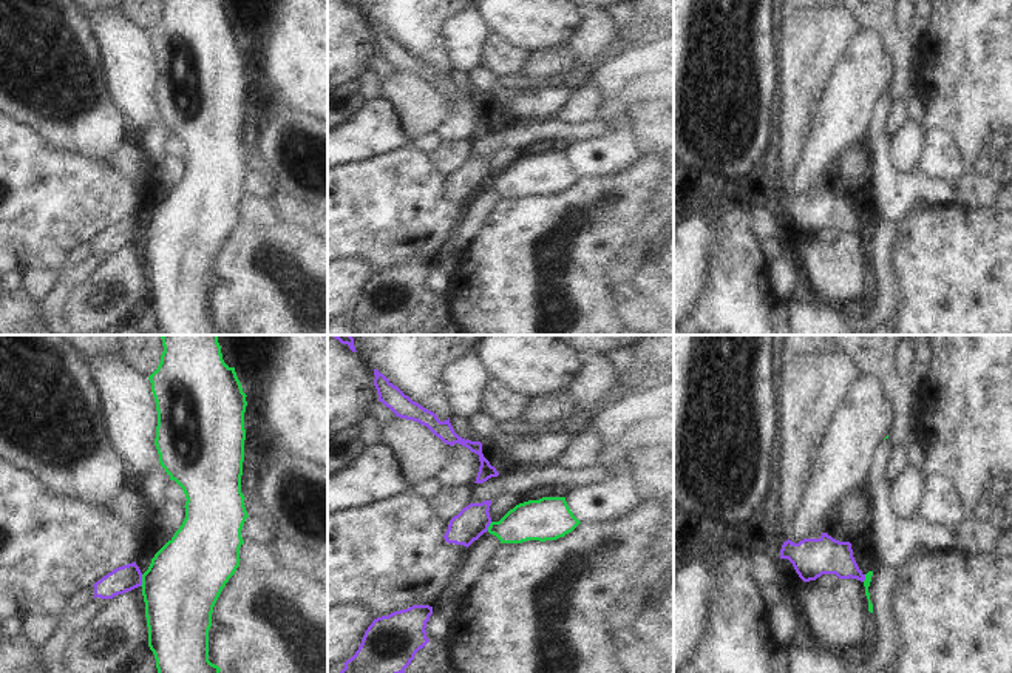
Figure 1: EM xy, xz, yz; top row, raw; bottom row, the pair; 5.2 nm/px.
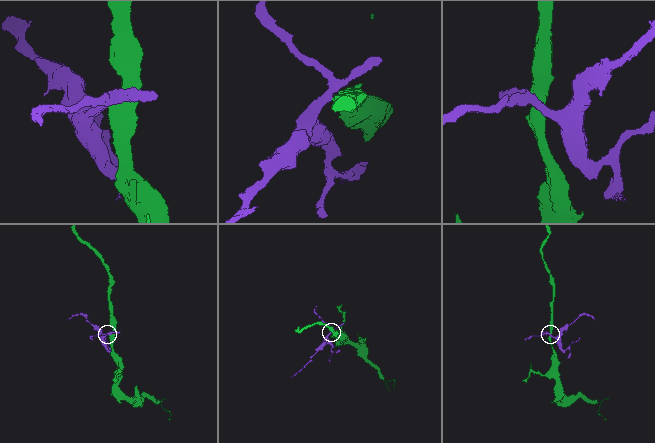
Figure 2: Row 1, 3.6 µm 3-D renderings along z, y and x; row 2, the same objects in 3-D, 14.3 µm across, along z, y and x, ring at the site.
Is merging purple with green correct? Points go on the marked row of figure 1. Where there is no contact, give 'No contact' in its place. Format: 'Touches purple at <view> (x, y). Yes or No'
Touches purple at xy (141, 581). No.

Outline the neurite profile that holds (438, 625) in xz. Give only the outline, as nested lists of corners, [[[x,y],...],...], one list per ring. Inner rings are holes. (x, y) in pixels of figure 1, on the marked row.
[[[431,614],[426,622],[426,637],[430,641],[440,641],[448,634],[450,619],[442,614]]]

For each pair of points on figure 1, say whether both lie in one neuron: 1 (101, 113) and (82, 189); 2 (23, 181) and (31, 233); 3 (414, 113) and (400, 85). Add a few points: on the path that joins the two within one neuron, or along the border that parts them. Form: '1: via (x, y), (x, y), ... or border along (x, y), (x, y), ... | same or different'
1: border along (56, 148), (78, 152), (107, 164) | different
2: via (23, 193), (23, 206), (31, 221) | same
3: via (414, 107), (414, 101), (405, 91) | same

